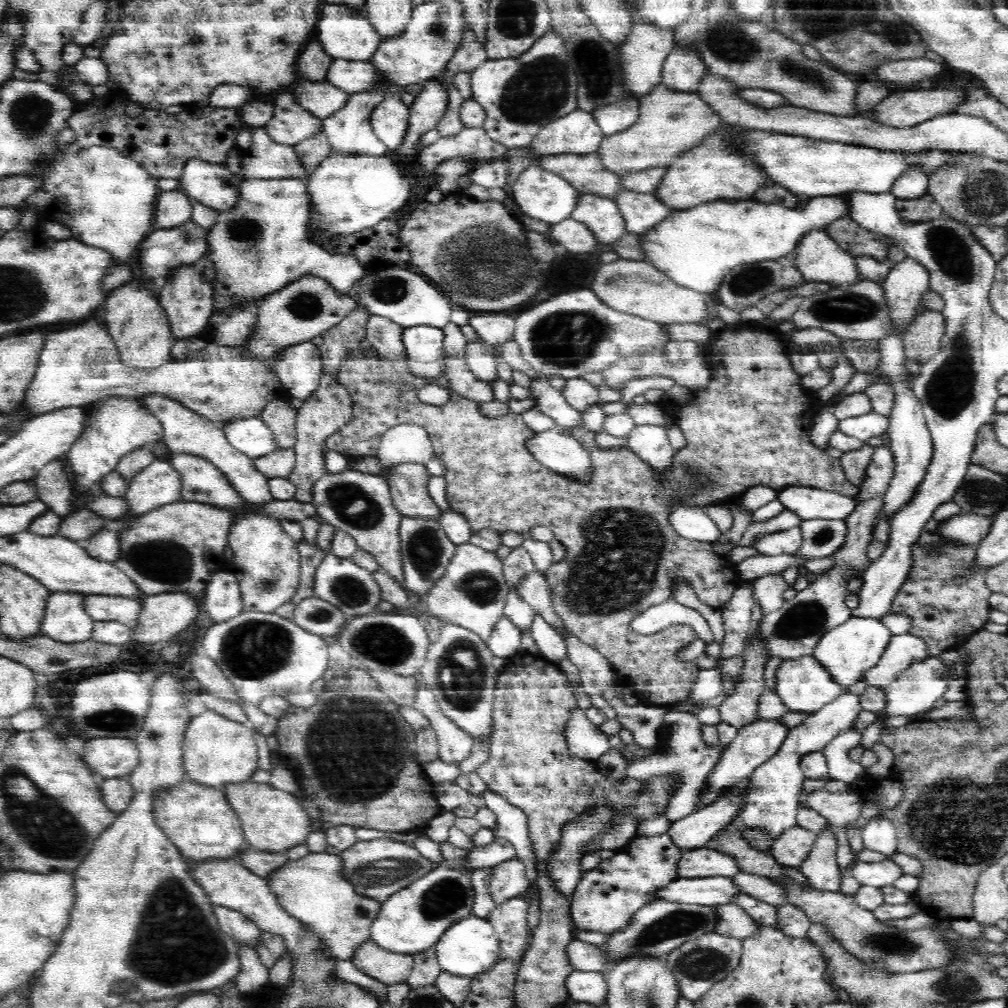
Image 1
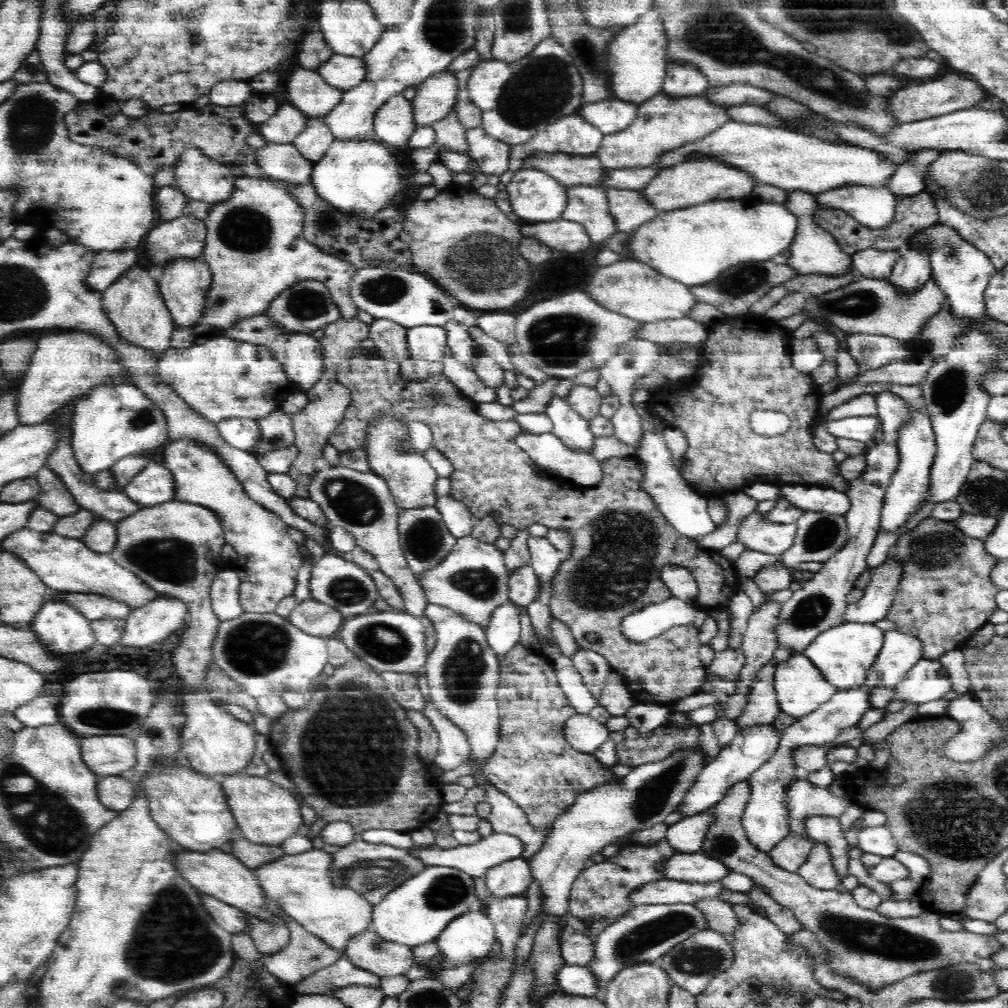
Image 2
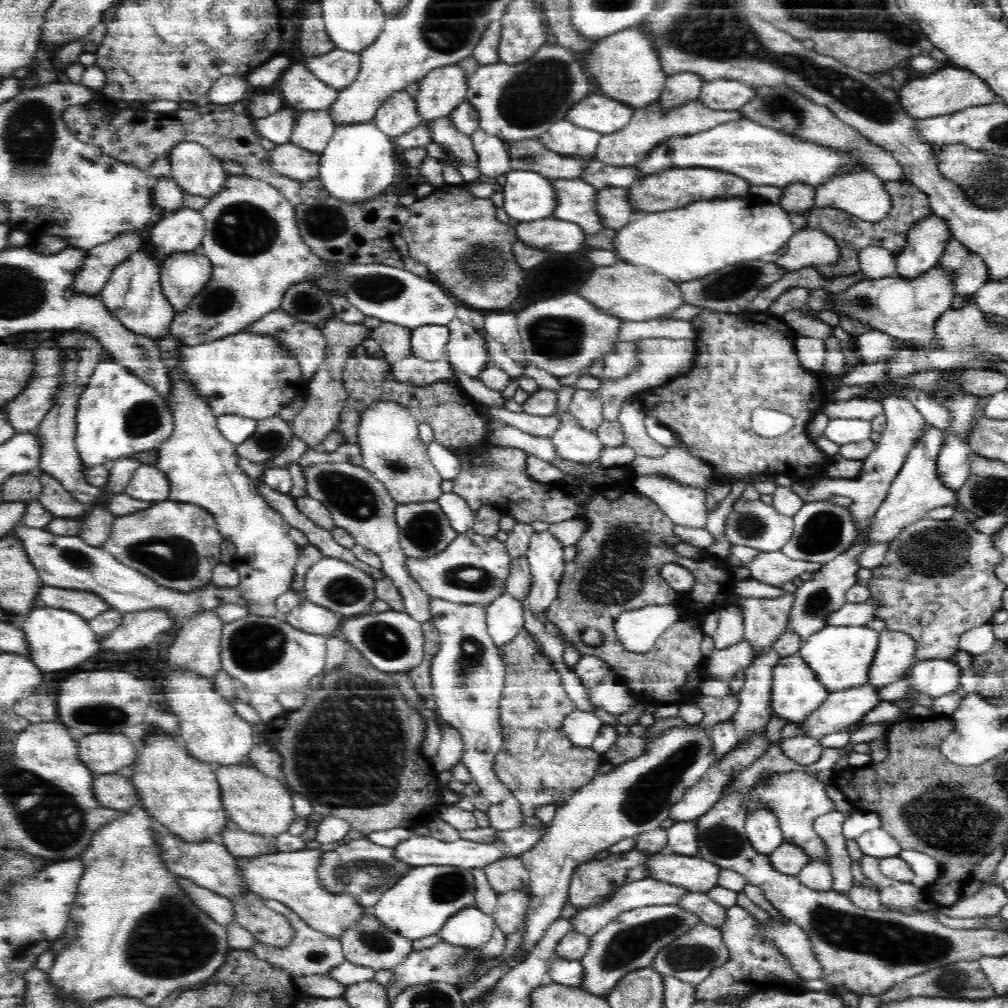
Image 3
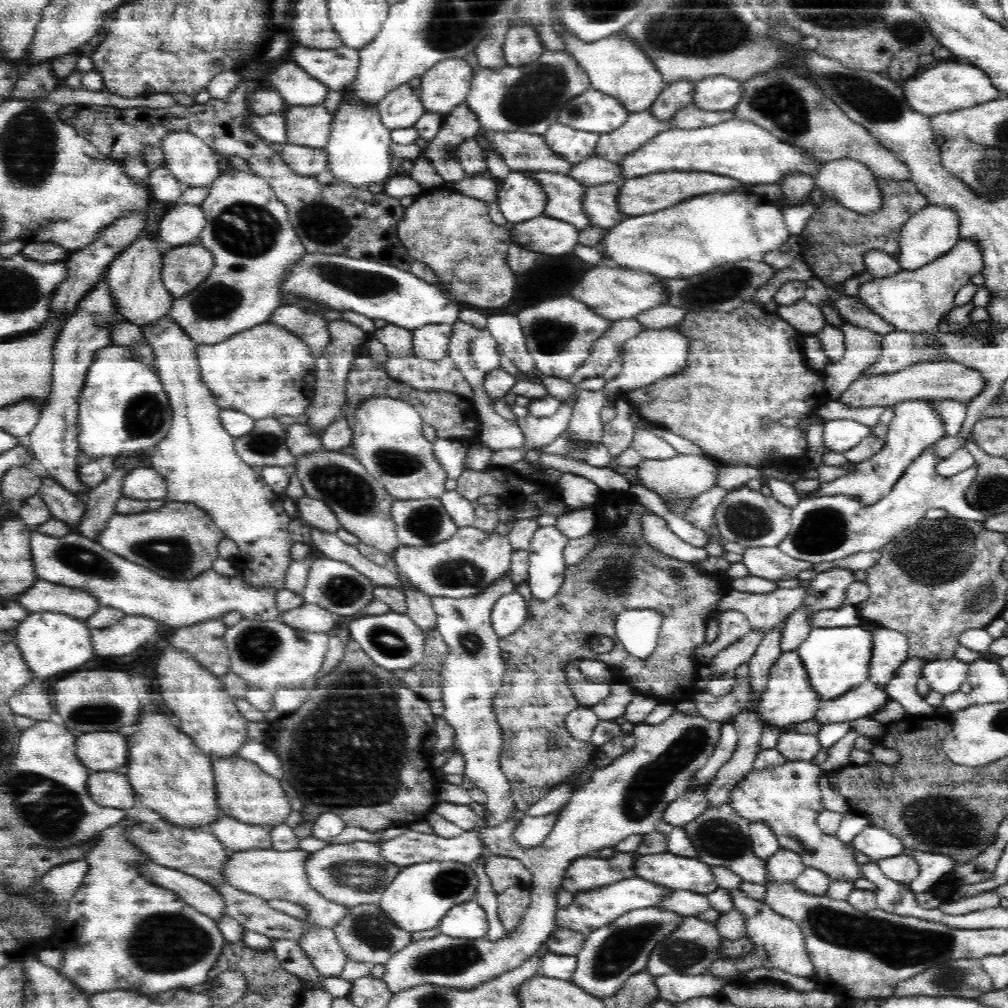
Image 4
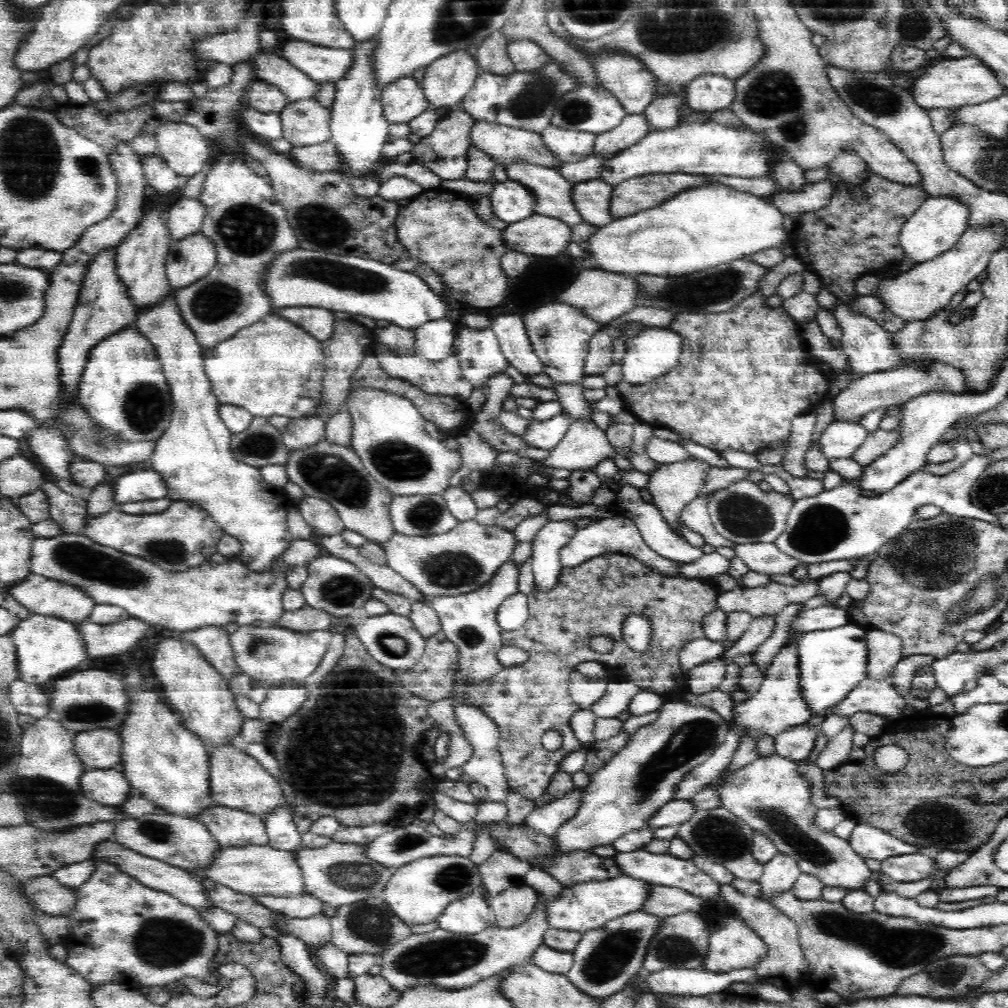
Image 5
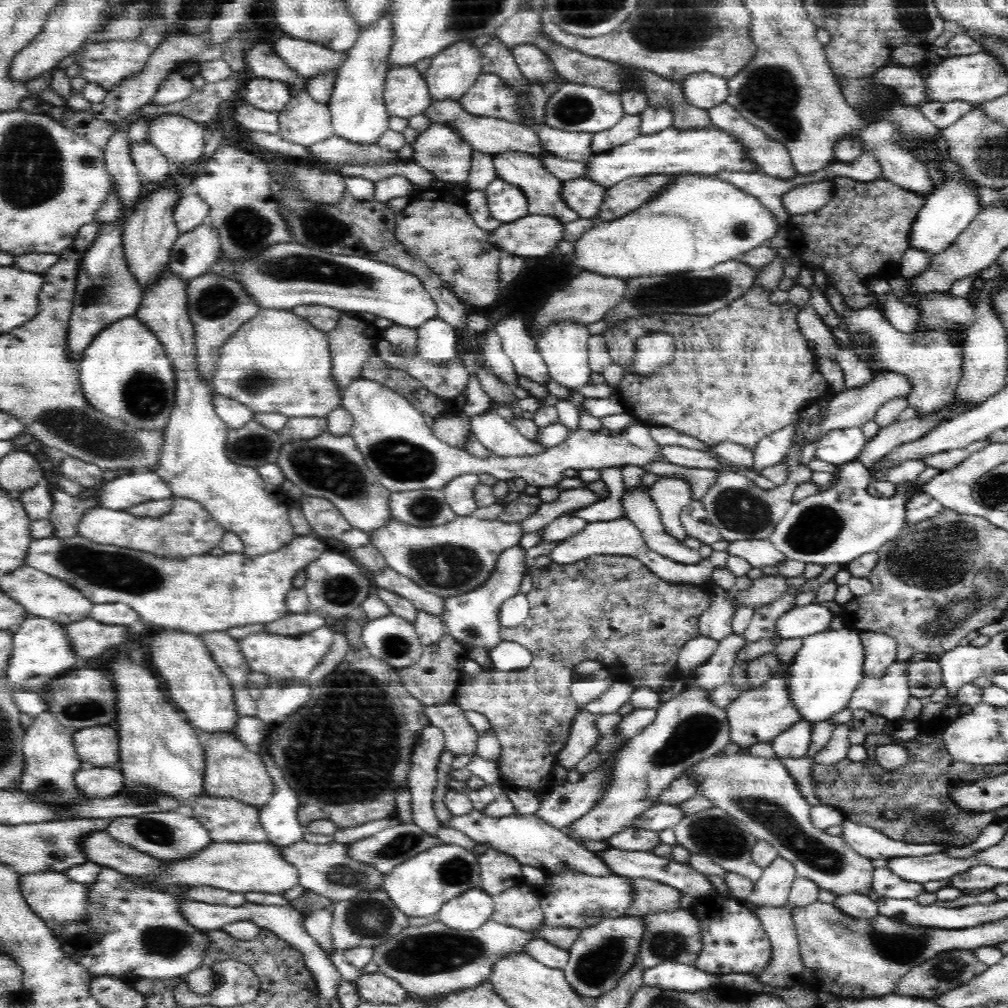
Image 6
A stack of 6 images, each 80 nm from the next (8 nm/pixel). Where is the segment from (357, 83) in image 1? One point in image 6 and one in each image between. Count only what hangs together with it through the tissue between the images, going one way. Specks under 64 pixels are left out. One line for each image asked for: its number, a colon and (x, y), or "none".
2: (341, 71)
3: (339, 68)
4: (336, 69)
5: (322, 64)
6: (308, 59)

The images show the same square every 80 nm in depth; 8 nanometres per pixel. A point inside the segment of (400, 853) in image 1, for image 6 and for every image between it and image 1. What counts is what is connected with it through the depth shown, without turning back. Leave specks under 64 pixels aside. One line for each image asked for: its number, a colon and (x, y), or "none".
2: (372, 870)
3: (360, 868)
4: (353, 873)
5: (338, 873)
6: (326, 869)

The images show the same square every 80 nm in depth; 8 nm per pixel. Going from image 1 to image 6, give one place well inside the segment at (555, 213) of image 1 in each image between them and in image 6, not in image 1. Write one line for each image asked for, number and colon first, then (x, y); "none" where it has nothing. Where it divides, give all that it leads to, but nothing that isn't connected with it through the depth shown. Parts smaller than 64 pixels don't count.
2: (535, 196)
3: (528, 196)
4: (520, 198)
5: (510, 201)
6: (506, 202)

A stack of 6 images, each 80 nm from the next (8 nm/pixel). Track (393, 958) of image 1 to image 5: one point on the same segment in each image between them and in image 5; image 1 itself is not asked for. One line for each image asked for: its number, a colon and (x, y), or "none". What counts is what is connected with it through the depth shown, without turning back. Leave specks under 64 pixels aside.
2: (367, 950)
3: (367, 943)
4: (366, 935)
5: (369, 926)

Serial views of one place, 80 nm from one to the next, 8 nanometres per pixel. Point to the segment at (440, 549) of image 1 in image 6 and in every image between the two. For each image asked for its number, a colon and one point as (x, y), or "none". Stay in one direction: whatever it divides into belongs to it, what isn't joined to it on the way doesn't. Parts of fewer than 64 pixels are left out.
2: (425, 540)
3: (424, 529)
4: (425, 520)
5: (418, 514)
6: (418, 508)

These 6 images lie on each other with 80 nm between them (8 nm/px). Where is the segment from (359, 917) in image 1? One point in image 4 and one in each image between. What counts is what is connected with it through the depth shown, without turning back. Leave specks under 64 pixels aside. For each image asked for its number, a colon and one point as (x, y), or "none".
2: (301, 884)
3: (290, 877)
4: (269, 874)

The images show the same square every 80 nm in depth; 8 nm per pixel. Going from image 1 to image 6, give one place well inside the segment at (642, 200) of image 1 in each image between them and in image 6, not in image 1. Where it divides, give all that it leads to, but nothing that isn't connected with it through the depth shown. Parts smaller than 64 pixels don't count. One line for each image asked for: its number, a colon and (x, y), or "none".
2: (628, 208)
3: (610, 204)
4: (599, 201)
5: (591, 197)
6: (584, 196)

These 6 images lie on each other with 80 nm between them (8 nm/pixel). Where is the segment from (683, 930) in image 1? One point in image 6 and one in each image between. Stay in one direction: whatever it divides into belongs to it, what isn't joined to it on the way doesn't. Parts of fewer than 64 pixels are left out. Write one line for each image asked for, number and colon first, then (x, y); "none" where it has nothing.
2: (645, 933)
3: (628, 943)
4: (608, 957)
5: (607, 958)
6: (602, 954)

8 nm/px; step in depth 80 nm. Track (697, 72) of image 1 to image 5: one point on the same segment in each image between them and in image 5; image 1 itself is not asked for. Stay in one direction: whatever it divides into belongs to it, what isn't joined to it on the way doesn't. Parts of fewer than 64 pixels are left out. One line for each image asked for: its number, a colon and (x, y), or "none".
2: (681, 80)
3: (682, 87)
4: (675, 95)
5: (661, 113)

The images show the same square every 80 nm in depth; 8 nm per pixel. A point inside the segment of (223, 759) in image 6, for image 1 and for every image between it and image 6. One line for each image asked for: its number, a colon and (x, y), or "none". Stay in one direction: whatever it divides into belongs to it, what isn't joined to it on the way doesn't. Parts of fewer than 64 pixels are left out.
1: (273, 820)
2: (265, 813)
3: (258, 802)
4: (245, 792)
5: (237, 781)

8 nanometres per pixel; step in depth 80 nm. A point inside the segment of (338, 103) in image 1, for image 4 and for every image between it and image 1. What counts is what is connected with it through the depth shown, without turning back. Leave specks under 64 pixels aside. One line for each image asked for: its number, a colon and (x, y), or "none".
2: (306, 89)
3: (303, 91)
4: (298, 88)

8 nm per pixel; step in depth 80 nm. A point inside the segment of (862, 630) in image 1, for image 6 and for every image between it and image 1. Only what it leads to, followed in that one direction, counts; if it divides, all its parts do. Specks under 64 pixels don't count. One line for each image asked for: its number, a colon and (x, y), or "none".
2: (844, 654)
3: (840, 657)
4: (836, 659)
5: (830, 663)
6: (821, 679)

